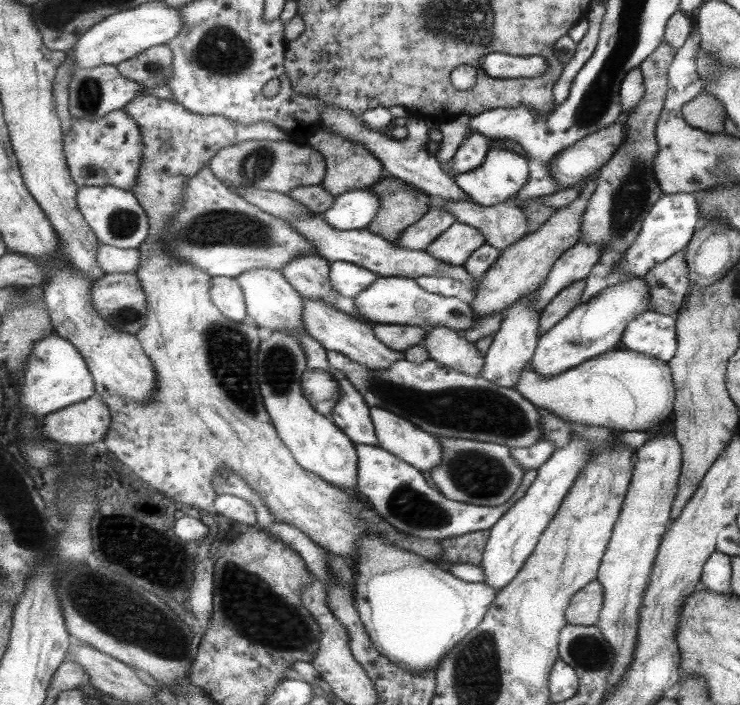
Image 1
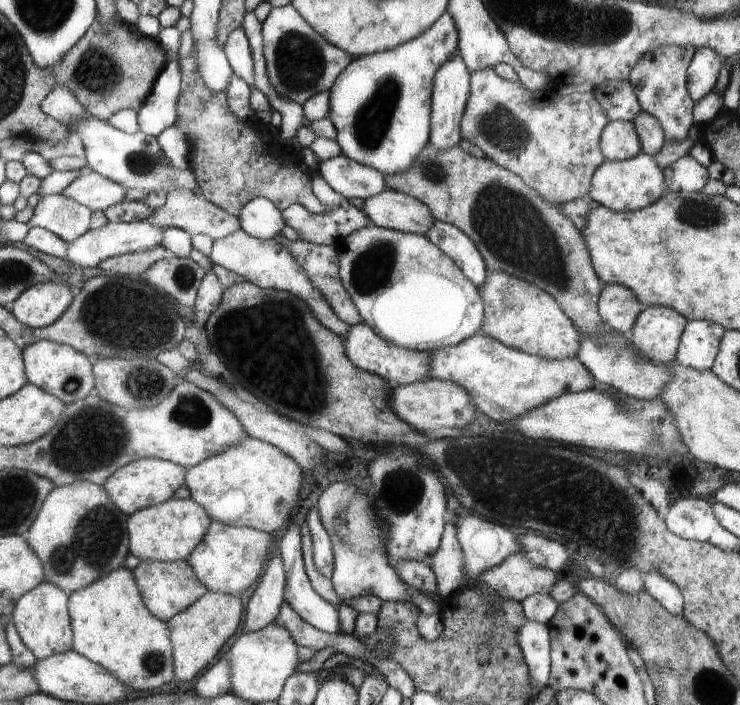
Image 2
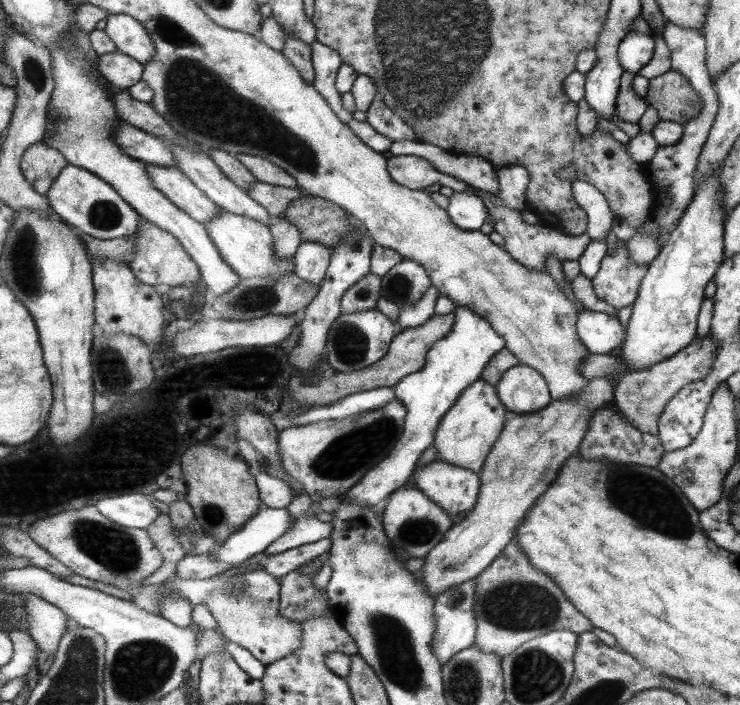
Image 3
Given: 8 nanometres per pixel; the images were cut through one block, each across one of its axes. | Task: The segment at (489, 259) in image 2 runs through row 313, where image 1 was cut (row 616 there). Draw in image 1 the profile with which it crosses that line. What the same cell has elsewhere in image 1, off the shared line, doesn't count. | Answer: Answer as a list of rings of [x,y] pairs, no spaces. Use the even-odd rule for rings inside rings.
[[[591,581],[571,599],[567,607],[566,622],[573,626],[593,626],[600,618],[603,605],[601,584]]]

